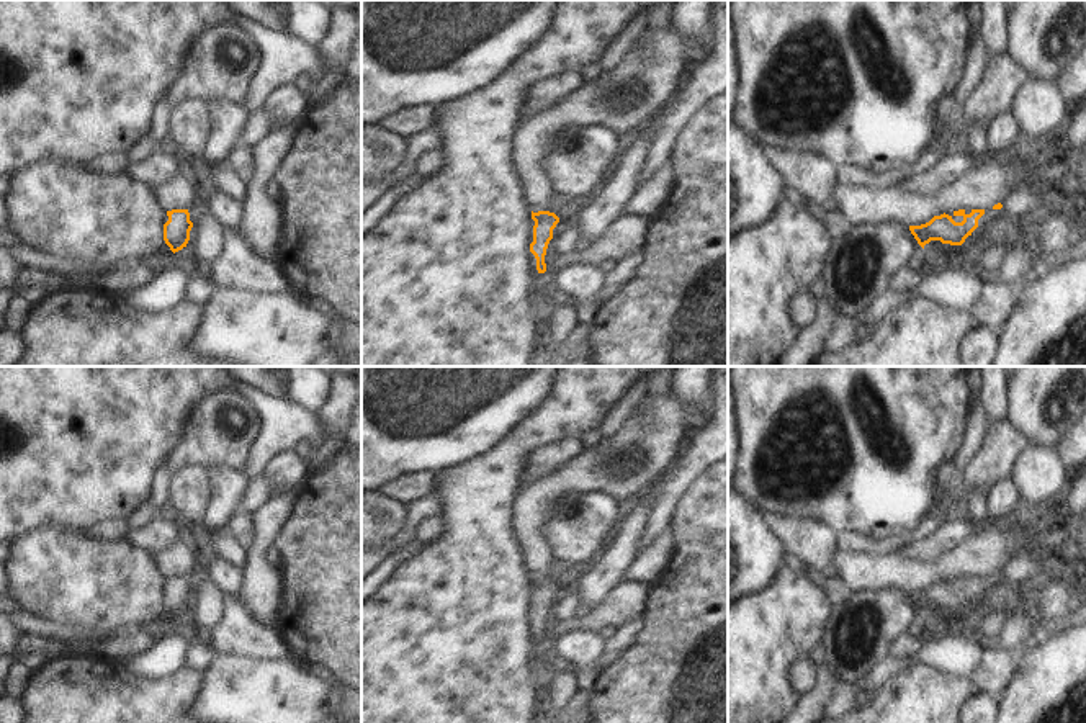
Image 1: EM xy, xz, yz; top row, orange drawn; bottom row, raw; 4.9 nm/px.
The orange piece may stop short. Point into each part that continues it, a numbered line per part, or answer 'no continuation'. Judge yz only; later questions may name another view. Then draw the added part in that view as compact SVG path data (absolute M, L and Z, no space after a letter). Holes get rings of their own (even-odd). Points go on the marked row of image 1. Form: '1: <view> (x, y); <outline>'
no continuation

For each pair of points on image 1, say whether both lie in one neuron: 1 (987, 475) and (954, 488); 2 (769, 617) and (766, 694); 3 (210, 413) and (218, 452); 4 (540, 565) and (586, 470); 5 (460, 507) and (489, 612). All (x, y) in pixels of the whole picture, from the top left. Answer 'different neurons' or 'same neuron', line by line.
1: different neurons
2: same neuron
3: same neuron
4: same neuron
5: same neuron

